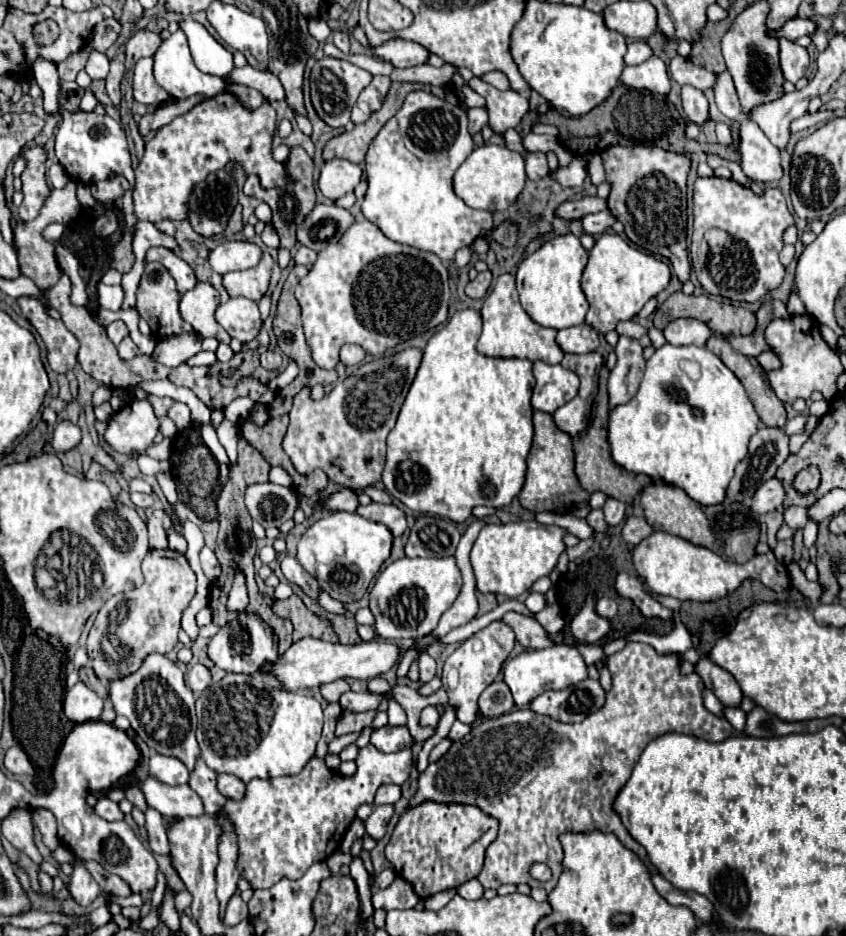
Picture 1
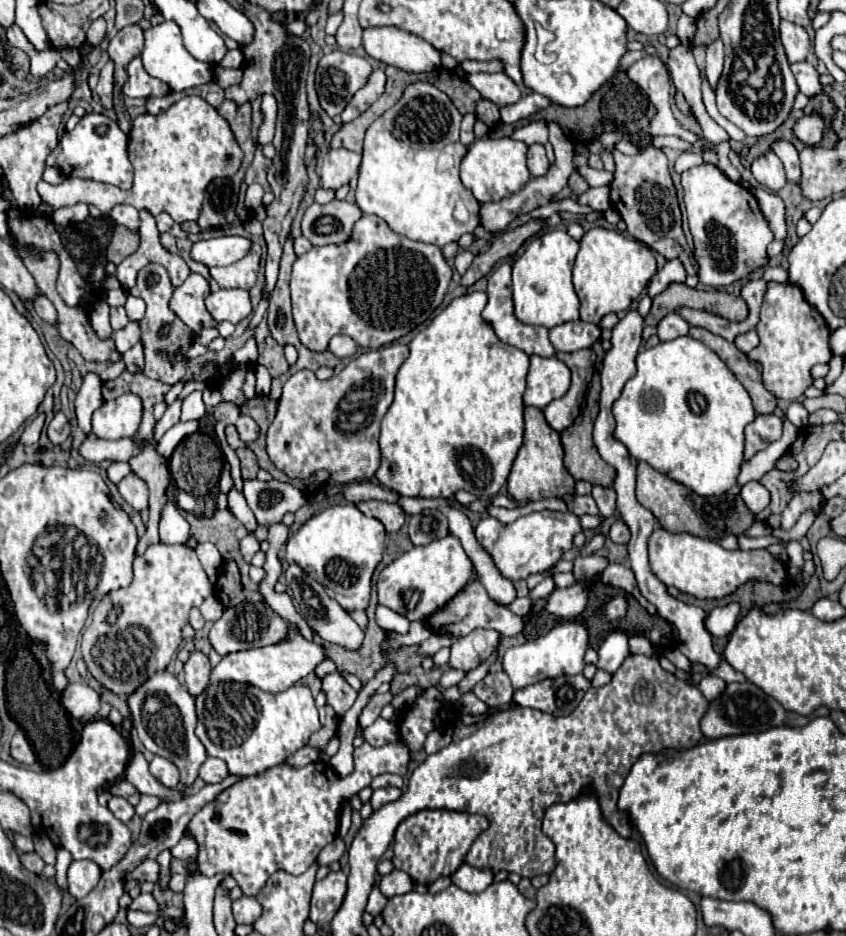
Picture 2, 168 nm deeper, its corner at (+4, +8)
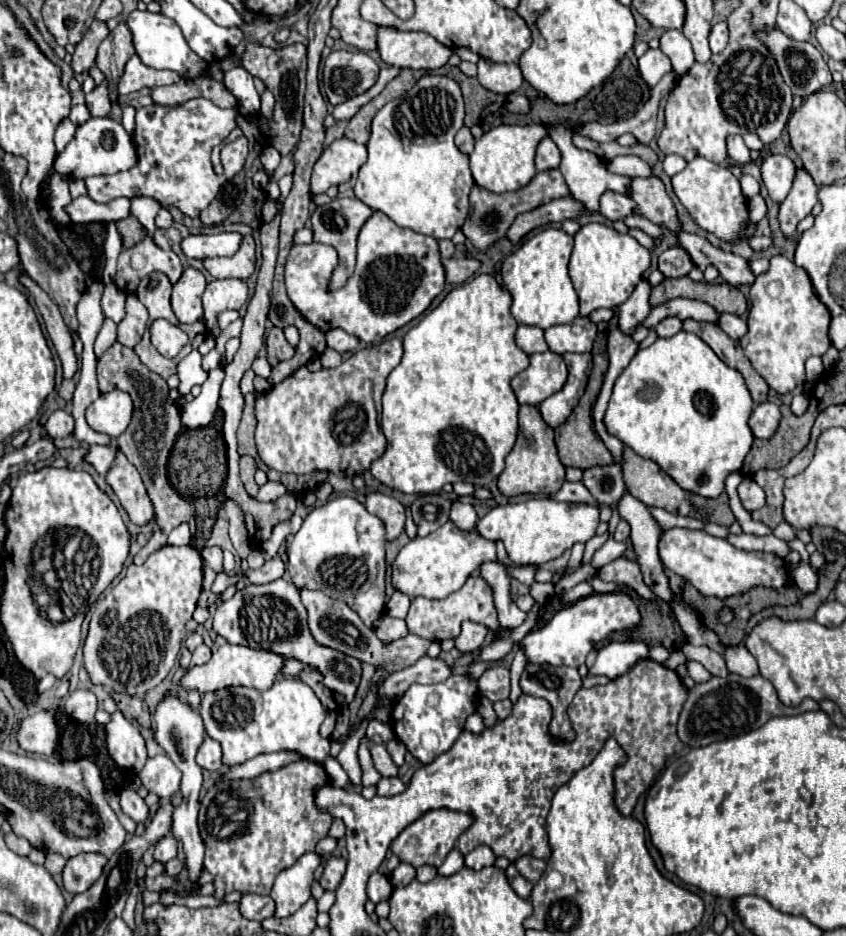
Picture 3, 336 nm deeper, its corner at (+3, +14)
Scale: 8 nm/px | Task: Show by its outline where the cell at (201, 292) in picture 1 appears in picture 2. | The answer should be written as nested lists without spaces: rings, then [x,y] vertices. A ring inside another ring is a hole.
[[[190,274],[182,286],[174,290],[174,296],[170,300],[172,312],[196,334],[202,328],[216,326],[214,318],[208,314],[204,300],[210,294],[208,280],[202,278],[200,274]]]

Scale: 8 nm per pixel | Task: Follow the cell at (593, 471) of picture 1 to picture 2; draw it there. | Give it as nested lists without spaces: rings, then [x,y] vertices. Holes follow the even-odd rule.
[[[594,374],[592,382],[590,382],[590,388],[588,388],[586,406],[584,406],[582,414],[578,416],[574,426],[570,426],[568,430],[564,430],[560,434],[560,440],[562,440],[562,446],[564,446],[564,466],[576,480],[588,480],[592,484],[612,486],[612,482],[616,478],[616,470],[612,470],[612,466],[608,466],[600,458],[600,454],[598,454],[598,450],[596,450],[596,446],[592,442],[592,424],[594,424],[594,420],[598,416],[598,396],[600,396],[600,376]]]

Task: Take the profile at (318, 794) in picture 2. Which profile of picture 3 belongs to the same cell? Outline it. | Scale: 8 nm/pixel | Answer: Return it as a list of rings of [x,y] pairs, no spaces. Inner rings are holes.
[[[305,758],[249,782],[229,782],[229,788],[247,806],[245,826],[229,838],[215,838],[207,830],[209,804],[201,802],[199,830],[205,842],[205,870],[217,876],[215,896],[221,898],[233,890],[269,894],[281,870],[291,868],[303,854],[315,850],[317,842],[329,834],[333,822],[333,816],[321,812],[315,804],[315,792],[325,784],[329,784],[329,776],[323,766]]]

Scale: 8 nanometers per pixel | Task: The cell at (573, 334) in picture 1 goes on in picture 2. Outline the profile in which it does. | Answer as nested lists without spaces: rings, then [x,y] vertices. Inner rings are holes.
[[[566,322],[550,330],[550,342],[556,352],[576,352],[590,348],[600,338],[600,328],[590,322]]]

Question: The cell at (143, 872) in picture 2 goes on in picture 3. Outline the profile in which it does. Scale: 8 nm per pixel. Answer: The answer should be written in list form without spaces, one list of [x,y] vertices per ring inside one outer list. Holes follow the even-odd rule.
[[[165,836],[165,838],[157,844],[153,858],[155,858],[157,862],[161,862],[161,864],[167,864],[171,858],[175,858],[175,854],[177,854],[177,840],[175,840],[173,836]]]

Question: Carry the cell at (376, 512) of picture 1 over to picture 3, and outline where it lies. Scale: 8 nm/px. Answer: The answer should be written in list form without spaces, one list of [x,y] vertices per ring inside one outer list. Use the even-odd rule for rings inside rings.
[[[371,492],[365,496],[365,508],[379,516],[387,530],[387,540],[397,538],[405,528],[405,508],[399,500],[385,496],[381,492]]]

